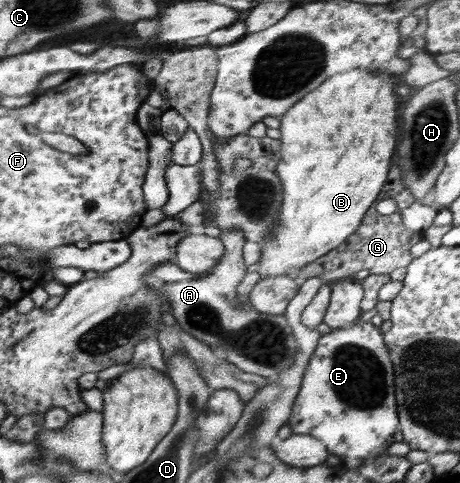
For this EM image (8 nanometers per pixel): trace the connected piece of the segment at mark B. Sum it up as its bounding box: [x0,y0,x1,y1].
[256,69,396,279]

